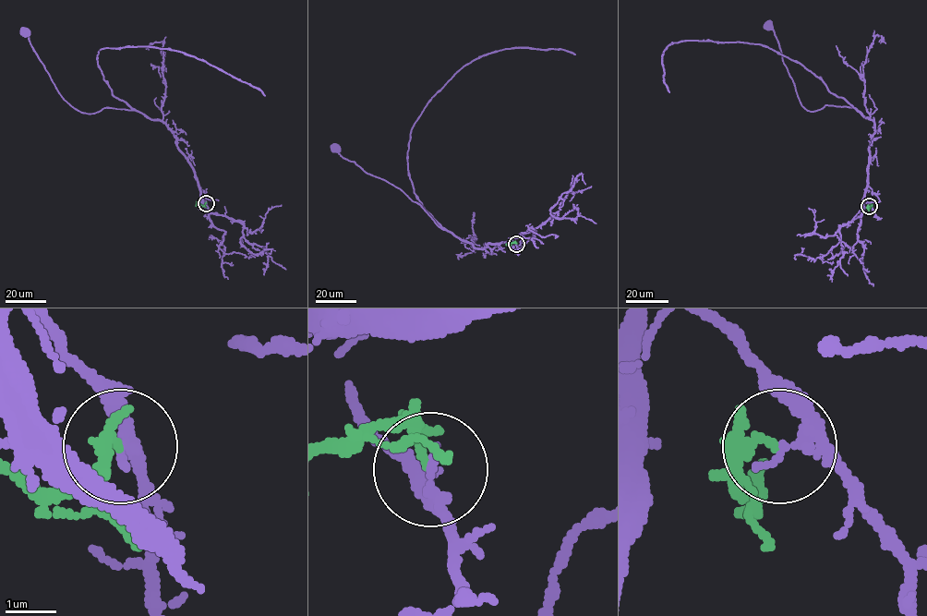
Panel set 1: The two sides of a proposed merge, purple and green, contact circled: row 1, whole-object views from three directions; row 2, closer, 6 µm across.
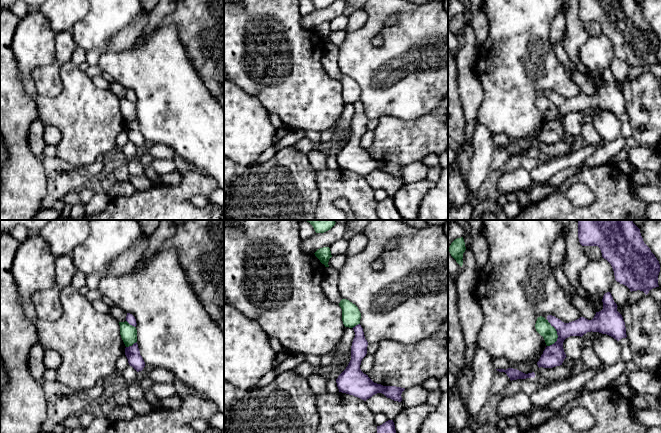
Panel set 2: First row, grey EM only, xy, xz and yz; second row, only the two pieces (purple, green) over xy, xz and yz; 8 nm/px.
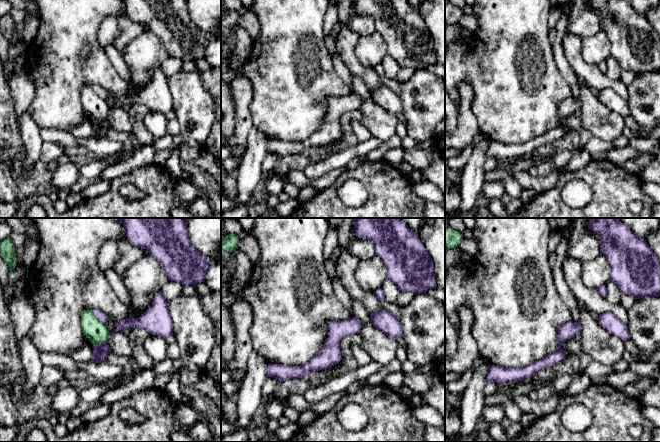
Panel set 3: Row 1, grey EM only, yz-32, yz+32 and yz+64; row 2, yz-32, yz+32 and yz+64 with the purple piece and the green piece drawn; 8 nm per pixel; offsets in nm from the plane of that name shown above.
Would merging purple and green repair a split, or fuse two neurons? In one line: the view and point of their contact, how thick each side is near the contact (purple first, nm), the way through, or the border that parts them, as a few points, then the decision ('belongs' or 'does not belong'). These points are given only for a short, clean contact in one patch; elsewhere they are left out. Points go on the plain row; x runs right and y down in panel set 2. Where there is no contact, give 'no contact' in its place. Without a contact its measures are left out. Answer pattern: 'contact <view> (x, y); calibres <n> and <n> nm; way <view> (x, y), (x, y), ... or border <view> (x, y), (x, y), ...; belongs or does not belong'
contact yz (557, 109); calibres 170 and 120 nm; border yz (547, 95), (557, 111), (557, 115), (549, 122); does not belong

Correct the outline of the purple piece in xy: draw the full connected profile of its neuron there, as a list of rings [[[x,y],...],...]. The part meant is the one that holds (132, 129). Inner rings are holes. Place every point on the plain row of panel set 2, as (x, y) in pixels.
[[[137,118],[132,122],[125,124],[125,131],[128,135],[128,139],[132,142],[137,148],[142,147],[145,143],[145,138],[140,131]]]

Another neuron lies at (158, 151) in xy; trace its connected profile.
[[[153,144],[148,149],[148,153],[150,153],[154,159],[160,159],[160,160],[174,160],[176,156],[172,148],[163,144]]]

